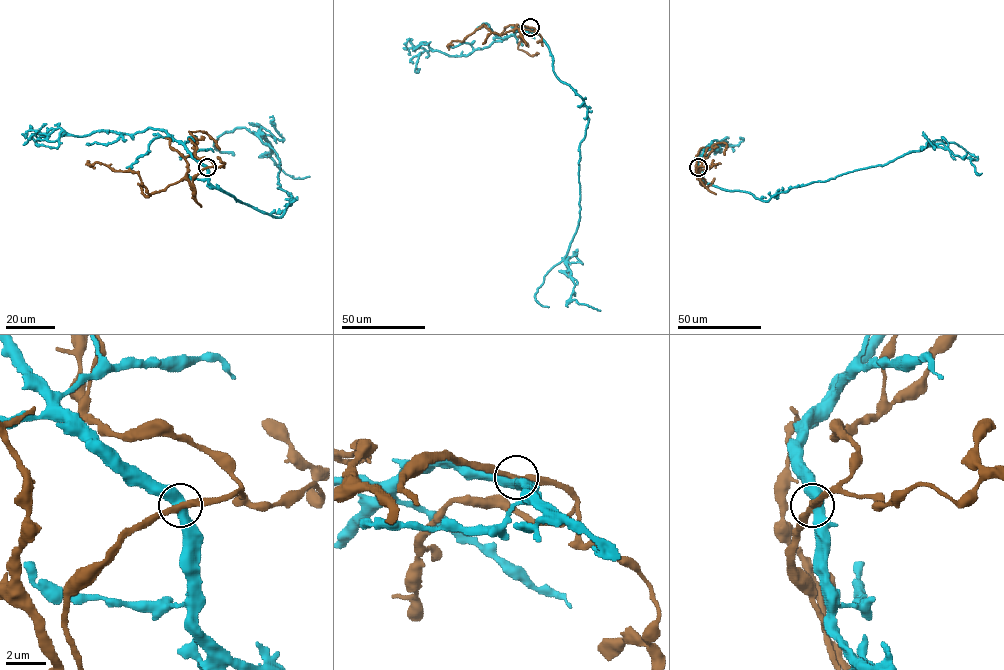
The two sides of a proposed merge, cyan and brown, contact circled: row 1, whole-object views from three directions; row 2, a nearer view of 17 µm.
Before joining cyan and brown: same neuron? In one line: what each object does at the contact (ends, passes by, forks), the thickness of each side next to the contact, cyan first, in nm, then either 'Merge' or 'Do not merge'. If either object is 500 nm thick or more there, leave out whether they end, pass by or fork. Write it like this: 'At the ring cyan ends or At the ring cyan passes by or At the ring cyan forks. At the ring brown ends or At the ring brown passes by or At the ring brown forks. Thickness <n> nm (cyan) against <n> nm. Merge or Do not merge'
Thickness 500 nm (cyan) against 320 nm. Do not merge

